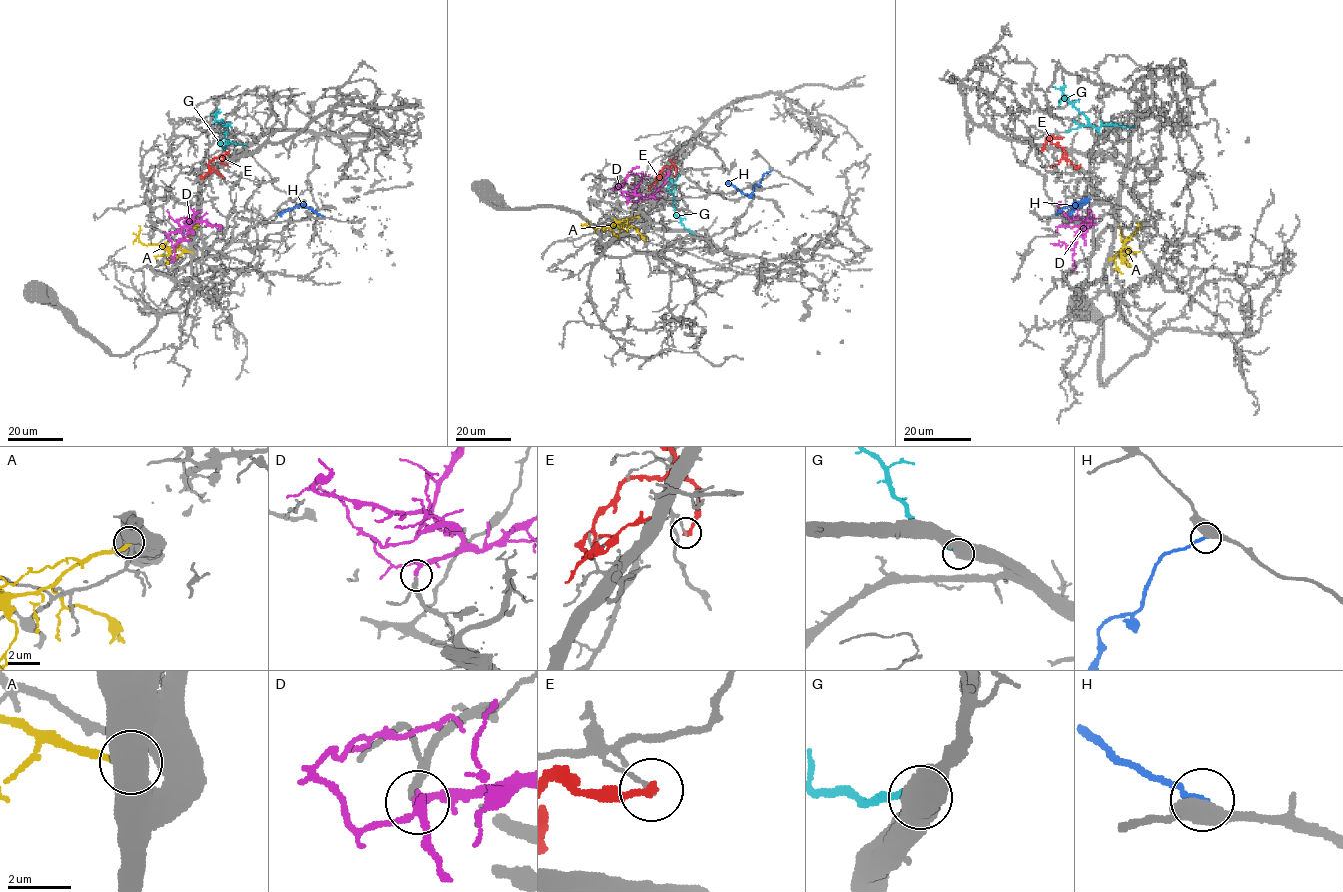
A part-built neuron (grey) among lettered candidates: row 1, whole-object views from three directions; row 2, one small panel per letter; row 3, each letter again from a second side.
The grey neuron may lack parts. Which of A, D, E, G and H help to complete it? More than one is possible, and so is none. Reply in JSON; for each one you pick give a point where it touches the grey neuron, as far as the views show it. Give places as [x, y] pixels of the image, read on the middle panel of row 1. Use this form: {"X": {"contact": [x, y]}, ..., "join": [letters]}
{"D": {"contact": [633, 203]}, "H": {"contact": [771, 170]}, "join": ["D", "H"]}

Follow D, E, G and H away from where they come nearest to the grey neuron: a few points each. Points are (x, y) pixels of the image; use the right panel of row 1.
D: (1096, 223), (1088, 223), (1082, 228), (1072, 249), (1064, 244), (1051, 243)
E: (1062, 138), (1051, 137), (1050, 140), (1063, 149), (1066, 159), (1051, 167)
G: (1134, 127), (1111, 123), (1094, 127), (1065, 98), (1062, 90), (1054, 87)
H: (1056, 215), (1074, 202), (1086, 201), (1068, 212)

